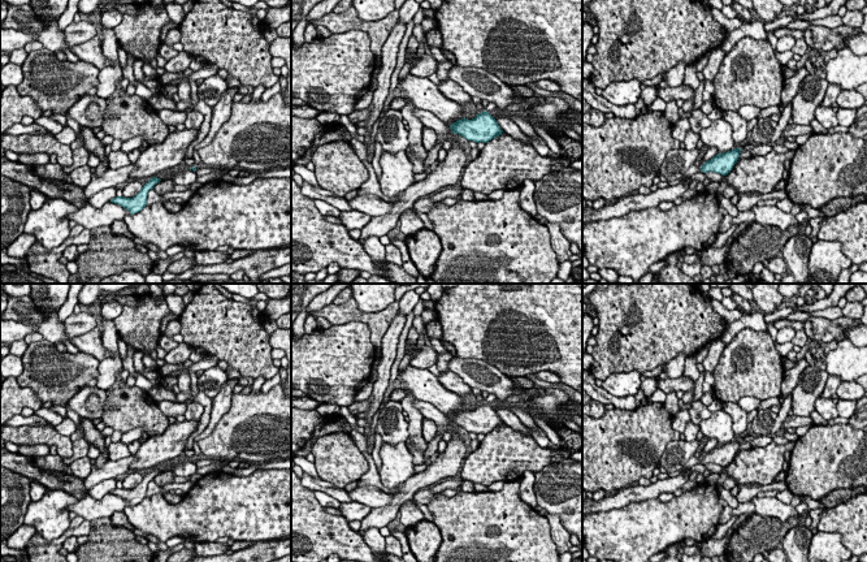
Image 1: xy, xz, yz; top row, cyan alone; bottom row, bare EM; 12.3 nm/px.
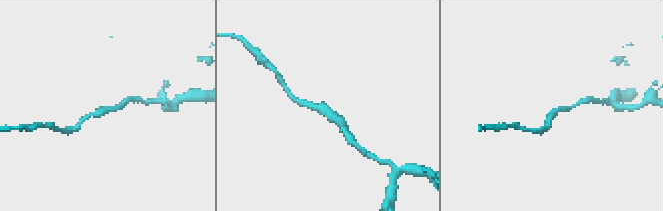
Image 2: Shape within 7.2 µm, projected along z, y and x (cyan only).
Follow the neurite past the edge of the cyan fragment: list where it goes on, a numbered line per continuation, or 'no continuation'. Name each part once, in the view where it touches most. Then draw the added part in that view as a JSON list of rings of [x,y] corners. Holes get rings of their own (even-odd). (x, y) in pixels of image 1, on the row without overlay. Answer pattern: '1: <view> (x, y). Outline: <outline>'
no continuation

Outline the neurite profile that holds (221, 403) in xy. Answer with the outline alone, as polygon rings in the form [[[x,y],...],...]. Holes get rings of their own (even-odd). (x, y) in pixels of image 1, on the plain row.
[[[229,379],[222,386],[218,394],[212,399],[212,410],[211,410],[211,420],[207,428],[194,440],[194,458],[196,461],[200,461],[200,448],[198,445],[198,441],[201,438],[205,438],[208,435],[211,435],[217,425],[217,423],[221,420],[221,418],[230,410],[231,406],[231,397],[233,390],[238,385],[238,379]]]

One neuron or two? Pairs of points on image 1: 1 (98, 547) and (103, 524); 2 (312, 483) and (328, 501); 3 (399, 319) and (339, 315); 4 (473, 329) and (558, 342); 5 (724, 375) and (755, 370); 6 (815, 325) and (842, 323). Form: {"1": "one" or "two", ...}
{"1": "one", "2": "two", "3": "two", "4": "one", "5": "one", "6": "one"}

